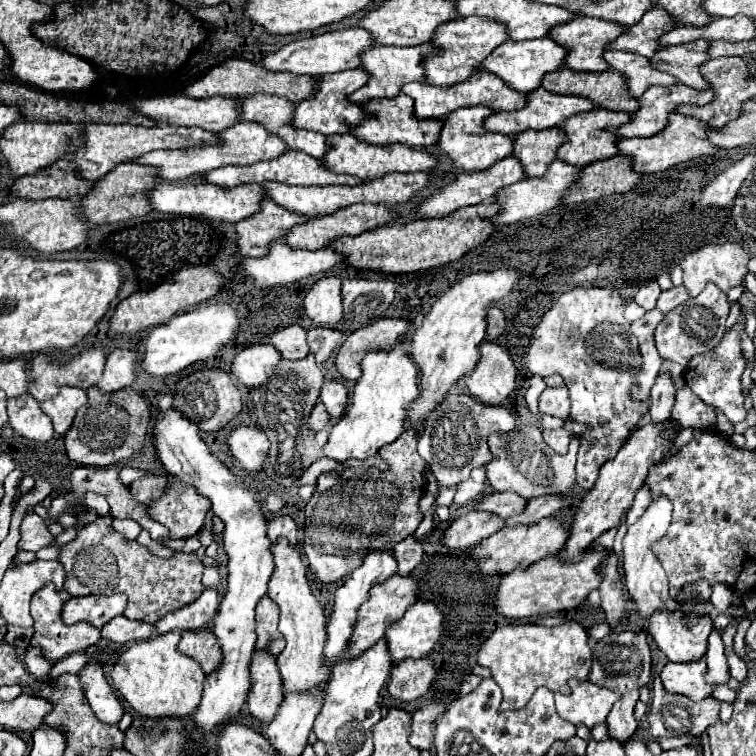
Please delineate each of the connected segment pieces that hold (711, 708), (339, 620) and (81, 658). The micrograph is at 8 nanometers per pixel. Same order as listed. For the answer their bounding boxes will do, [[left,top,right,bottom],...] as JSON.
[[647,661,721,737],[325,551,397,667],[49,653,89,681]]

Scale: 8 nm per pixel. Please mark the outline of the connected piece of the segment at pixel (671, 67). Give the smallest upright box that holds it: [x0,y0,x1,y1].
[651,39,709,89]

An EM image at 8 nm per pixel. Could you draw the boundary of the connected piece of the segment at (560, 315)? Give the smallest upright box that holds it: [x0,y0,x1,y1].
[527,289,651,491]

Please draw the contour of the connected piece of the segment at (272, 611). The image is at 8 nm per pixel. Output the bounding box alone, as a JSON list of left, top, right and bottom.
[257,595,285,655]

